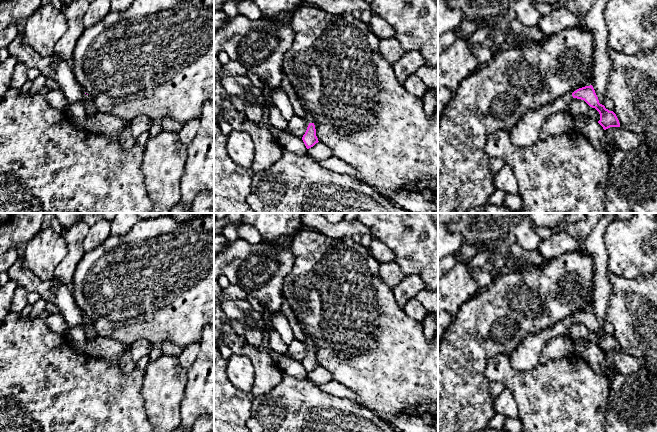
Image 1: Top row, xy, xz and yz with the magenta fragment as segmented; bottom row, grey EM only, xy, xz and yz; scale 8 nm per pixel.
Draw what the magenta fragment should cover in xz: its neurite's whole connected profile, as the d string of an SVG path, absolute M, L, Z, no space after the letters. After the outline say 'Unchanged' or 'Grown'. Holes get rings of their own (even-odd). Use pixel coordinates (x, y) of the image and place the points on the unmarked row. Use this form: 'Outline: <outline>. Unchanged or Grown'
Outline: M306 339L306 344L308 345L309 349L305 358L302 361L302 364L307 373L313 371L316 367L318 367L318 362L316 360L316 353L313 347L313 341L311 339Z. Grown

